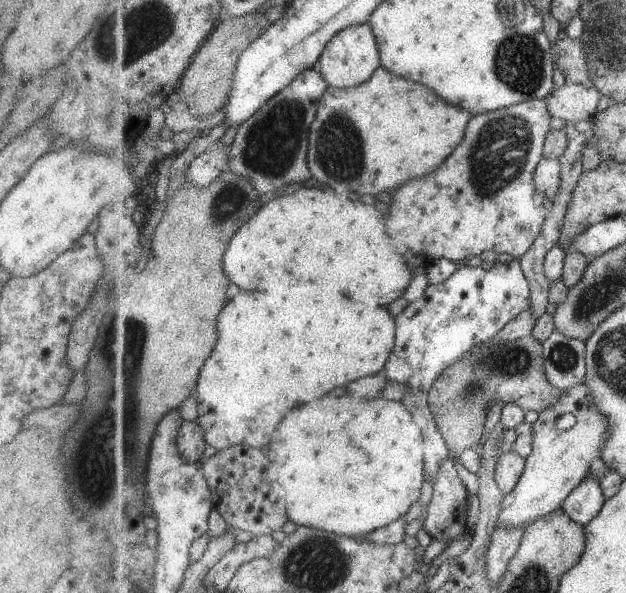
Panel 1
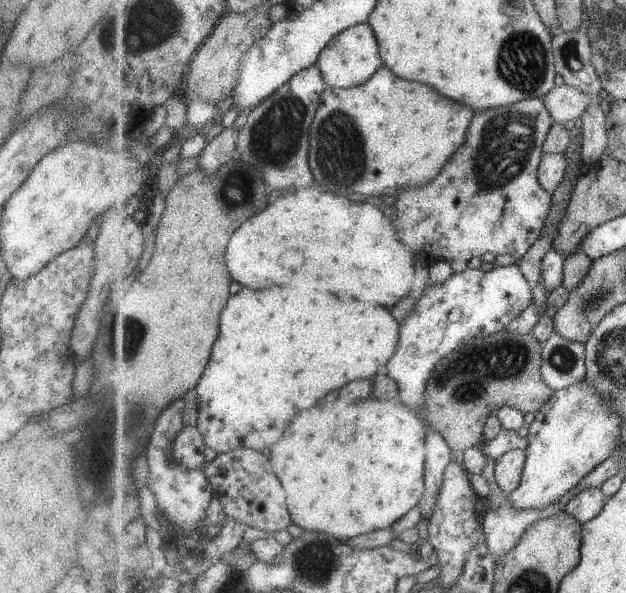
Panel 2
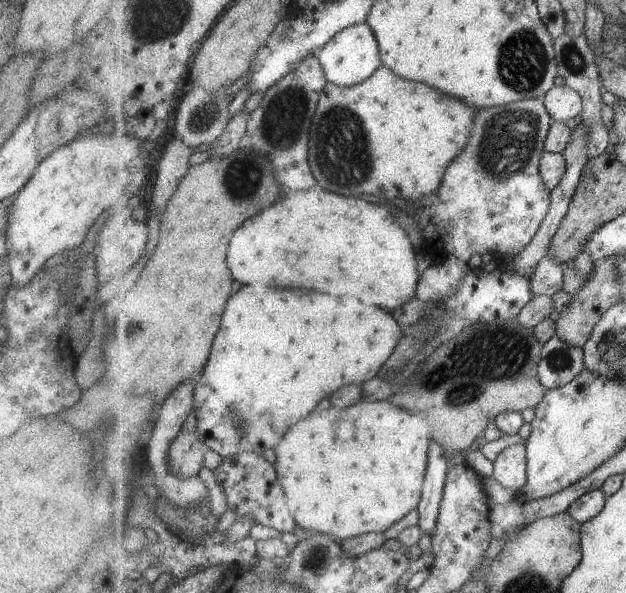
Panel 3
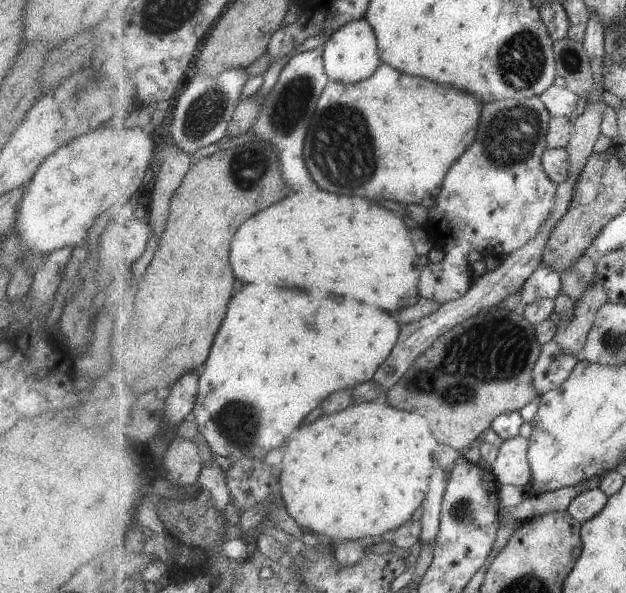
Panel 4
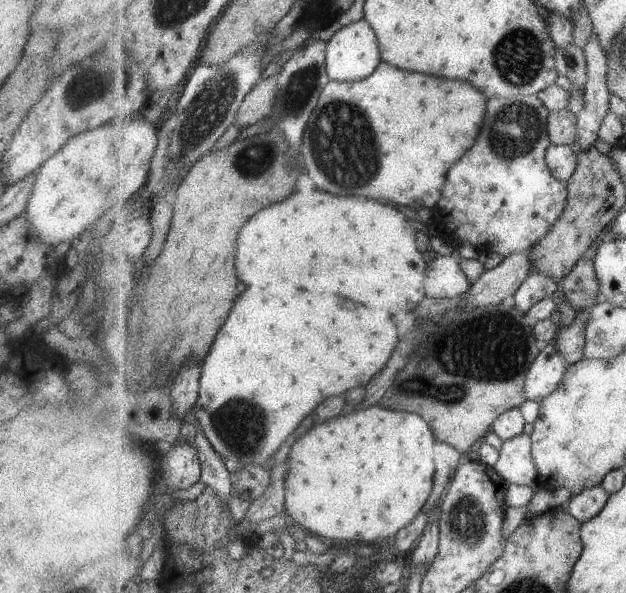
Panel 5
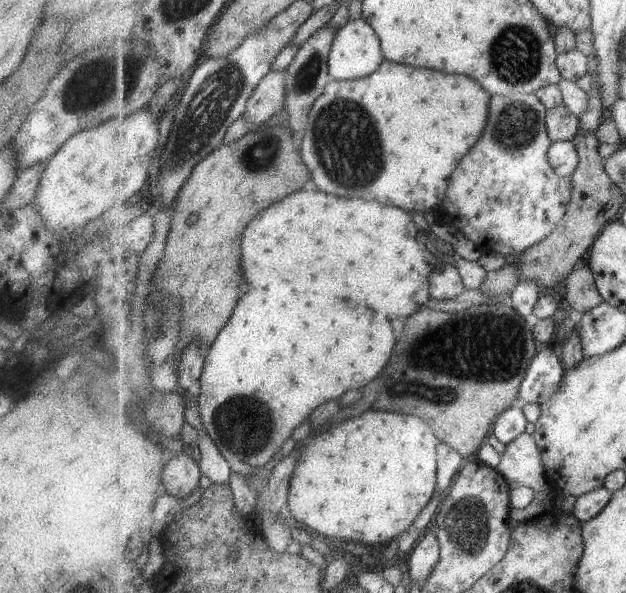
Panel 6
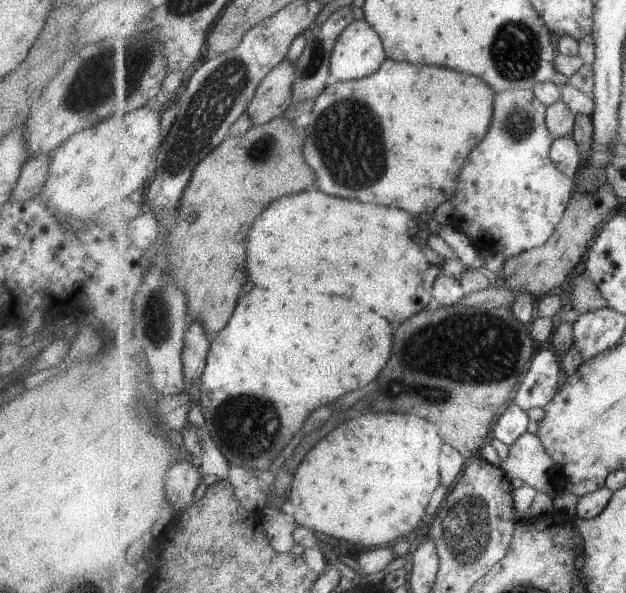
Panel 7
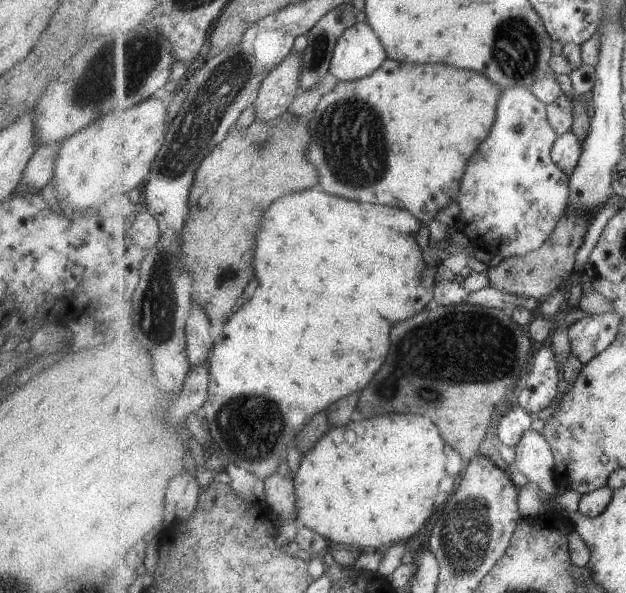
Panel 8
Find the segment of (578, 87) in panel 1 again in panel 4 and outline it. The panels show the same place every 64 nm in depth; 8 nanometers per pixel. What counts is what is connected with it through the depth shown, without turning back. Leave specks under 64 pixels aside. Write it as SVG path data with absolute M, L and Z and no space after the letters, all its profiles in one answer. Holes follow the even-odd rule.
M551 85L540 97L553 118L574 118L582 112L583 98L568 87Z

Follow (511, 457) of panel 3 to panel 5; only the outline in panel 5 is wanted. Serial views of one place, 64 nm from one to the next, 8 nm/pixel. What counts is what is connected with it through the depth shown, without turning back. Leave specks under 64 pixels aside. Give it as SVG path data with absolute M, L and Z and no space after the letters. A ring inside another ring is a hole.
M521 433L504 441L494 467L509 486L526 485L532 492L546 488L544 483L539 482L532 435Z

